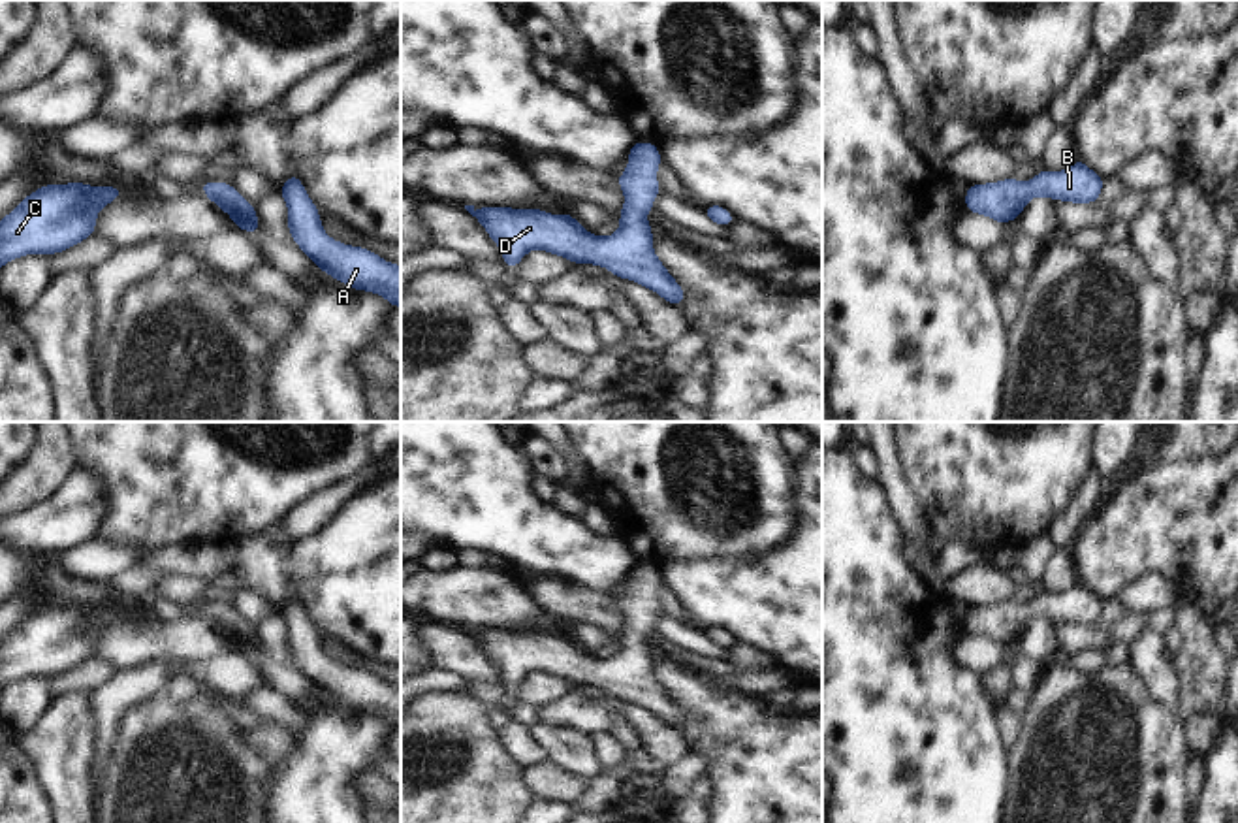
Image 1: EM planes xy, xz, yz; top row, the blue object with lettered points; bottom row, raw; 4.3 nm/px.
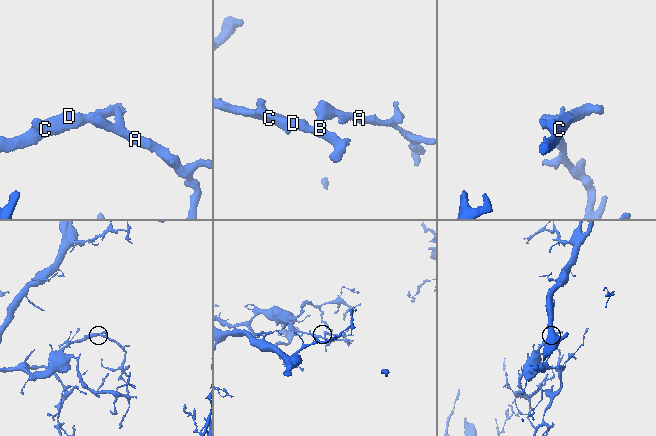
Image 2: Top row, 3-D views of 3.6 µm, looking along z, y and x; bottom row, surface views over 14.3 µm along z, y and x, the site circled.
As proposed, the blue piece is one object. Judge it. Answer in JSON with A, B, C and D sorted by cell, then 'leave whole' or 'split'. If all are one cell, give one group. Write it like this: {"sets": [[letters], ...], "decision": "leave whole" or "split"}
{"sets": [["A", "B", "C", "D"]], "decision": "leave whole"}

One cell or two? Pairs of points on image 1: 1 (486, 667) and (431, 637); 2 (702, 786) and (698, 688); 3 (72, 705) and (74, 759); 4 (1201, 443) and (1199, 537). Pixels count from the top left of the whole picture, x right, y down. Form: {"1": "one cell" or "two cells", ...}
{"1": "one cell", "2": "two cells", "3": "one cell", "4": "two cells"}

